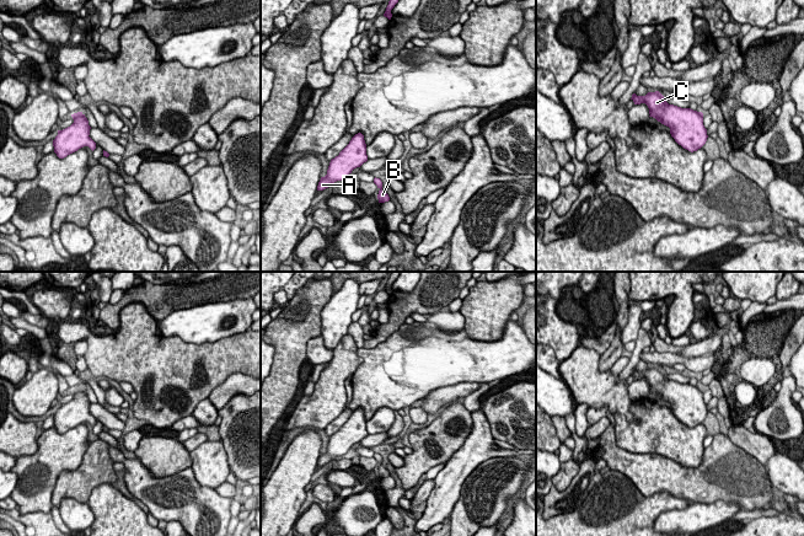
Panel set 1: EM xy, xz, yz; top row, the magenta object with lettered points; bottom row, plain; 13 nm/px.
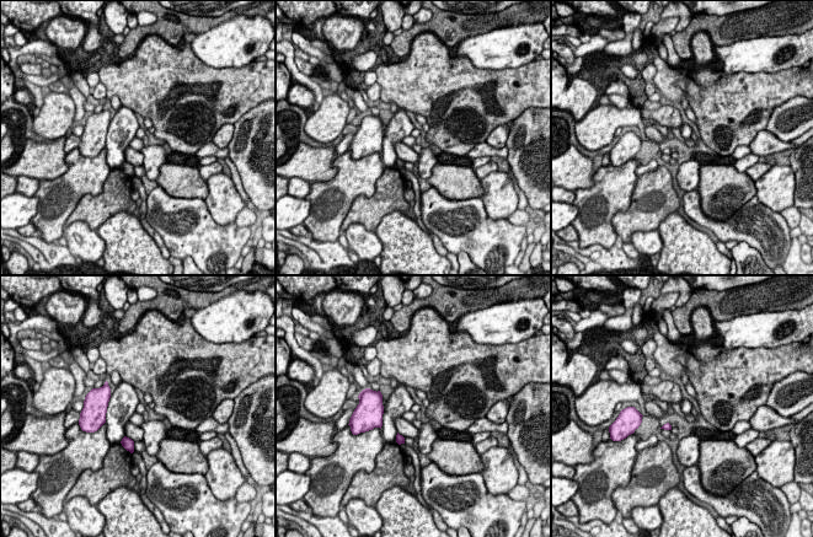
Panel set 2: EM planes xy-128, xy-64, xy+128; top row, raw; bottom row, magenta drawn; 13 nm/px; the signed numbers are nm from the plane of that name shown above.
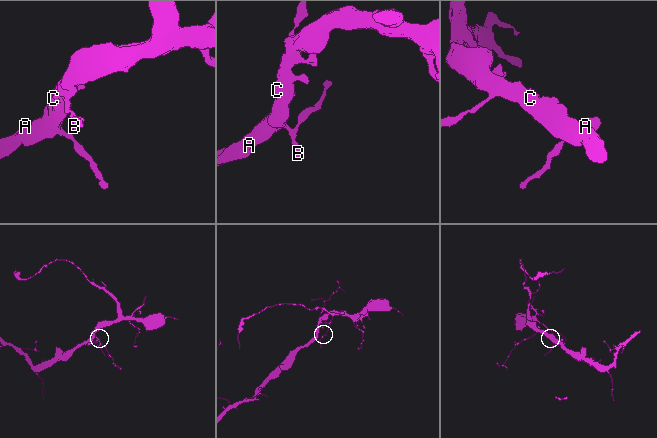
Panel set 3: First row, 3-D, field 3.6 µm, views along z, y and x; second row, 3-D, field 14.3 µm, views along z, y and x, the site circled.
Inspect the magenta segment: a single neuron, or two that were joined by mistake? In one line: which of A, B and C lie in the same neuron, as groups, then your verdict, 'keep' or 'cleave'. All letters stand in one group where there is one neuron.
groups A B C; keep

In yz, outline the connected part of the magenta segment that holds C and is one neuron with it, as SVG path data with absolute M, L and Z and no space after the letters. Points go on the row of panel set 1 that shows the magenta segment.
M648 92L645 96L632 95L634 104L645 103L649 117L670 128L670 134L684 149L693 152L707 141L707 129L703 125L703 113L691 108L669 104L659 92Z

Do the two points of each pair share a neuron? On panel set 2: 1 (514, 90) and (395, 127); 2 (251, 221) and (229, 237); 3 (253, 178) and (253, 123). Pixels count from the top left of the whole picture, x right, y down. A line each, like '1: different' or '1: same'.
1: different
2: different
3: same

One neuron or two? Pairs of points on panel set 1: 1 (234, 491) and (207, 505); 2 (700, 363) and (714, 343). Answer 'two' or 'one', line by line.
1: two
2: two

